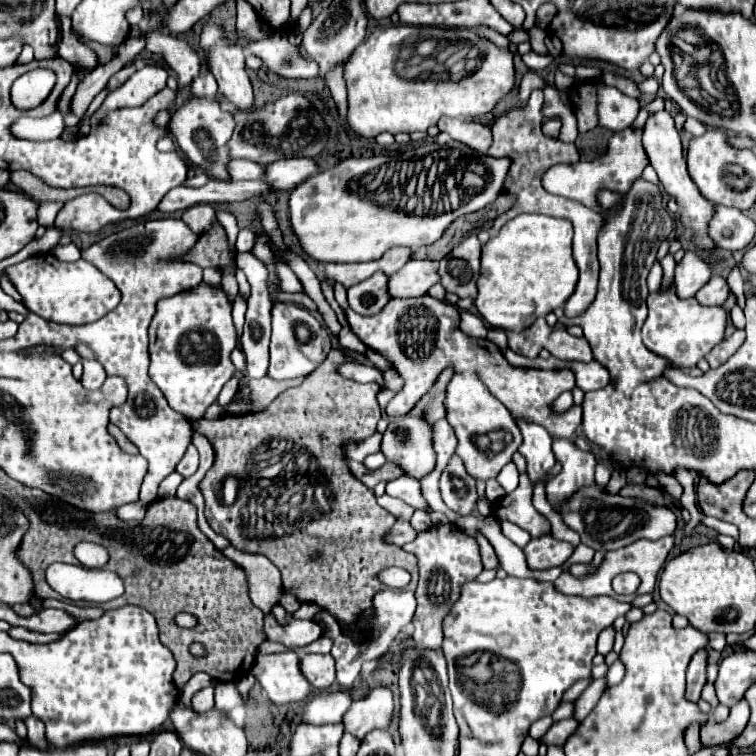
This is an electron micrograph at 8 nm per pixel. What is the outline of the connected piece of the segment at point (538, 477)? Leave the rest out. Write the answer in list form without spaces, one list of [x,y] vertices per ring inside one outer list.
[[[517,423],[523,435],[523,443],[519,447],[519,453],[527,461],[527,475],[529,479],[535,481],[547,481],[547,471],[553,469],[556,460],[552,451],[552,438],[545,427],[535,425],[535,423]]]

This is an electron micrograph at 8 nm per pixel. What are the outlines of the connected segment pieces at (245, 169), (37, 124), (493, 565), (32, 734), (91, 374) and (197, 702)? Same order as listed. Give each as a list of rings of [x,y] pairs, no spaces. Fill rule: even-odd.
[[[233,159],[227,163],[227,171],[233,181],[239,181],[239,179],[247,181],[247,179],[261,179],[265,173],[265,167],[251,163],[247,159]]]
[[[57,107],[51,115],[41,117],[41,119],[31,119],[31,117],[19,117],[11,125],[11,135],[19,135],[19,139],[35,139],[35,141],[47,141],[47,139],[57,139],[65,127],[63,113]]]
[[[477,533],[475,535],[475,541],[479,545],[479,553],[481,553],[481,559],[483,559],[483,567],[485,569],[497,569],[499,567],[499,561],[497,561],[497,555],[495,555],[491,543],[487,541],[487,537],[483,533]]]
[[[27,717],[23,719],[23,723],[27,725],[27,731],[29,731],[29,737],[27,741],[37,747],[37,749],[47,749],[47,741],[45,741],[45,725],[37,719],[37,717]]]
[[[83,361],[83,367],[85,367],[85,371],[83,371],[83,377],[81,377],[81,383],[87,387],[87,389],[97,389],[97,387],[101,387],[103,385],[103,381],[105,381],[105,369],[97,363],[97,361]]]
[[[207,687],[207,689],[201,689],[193,695],[191,699],[191,705],[195,711],[207,711],[213,707],[213,687]]]

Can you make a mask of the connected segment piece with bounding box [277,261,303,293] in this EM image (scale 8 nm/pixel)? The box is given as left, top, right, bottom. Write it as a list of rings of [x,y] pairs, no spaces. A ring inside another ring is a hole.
[[[277,261],[277,273],[281,275],[279,279],[281,279],[281,289],[285,291],[285,293],[295,293],[295,291],[303,291],[303,285],[301,285],[301,281],[297,279],[297,275],[293,273],[293,271],[289,271],[289,267],[287,265],[283,265],[281,261]]]

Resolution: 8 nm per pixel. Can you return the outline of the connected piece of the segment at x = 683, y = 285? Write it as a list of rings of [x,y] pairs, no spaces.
[[[687,251],[675,269],[675,291],[679,299],[693,297],[711,279],[711,265],[699,253]]]

